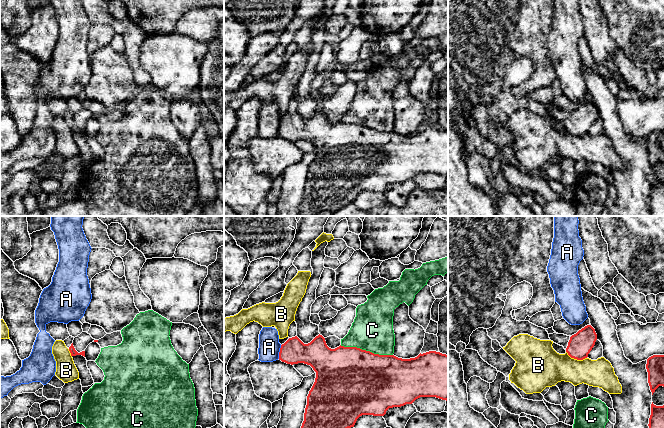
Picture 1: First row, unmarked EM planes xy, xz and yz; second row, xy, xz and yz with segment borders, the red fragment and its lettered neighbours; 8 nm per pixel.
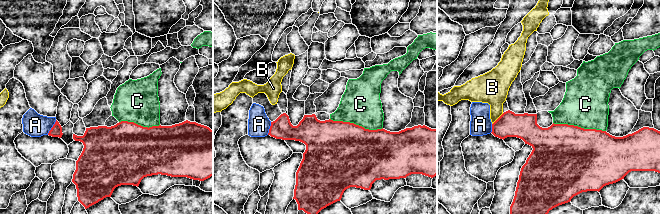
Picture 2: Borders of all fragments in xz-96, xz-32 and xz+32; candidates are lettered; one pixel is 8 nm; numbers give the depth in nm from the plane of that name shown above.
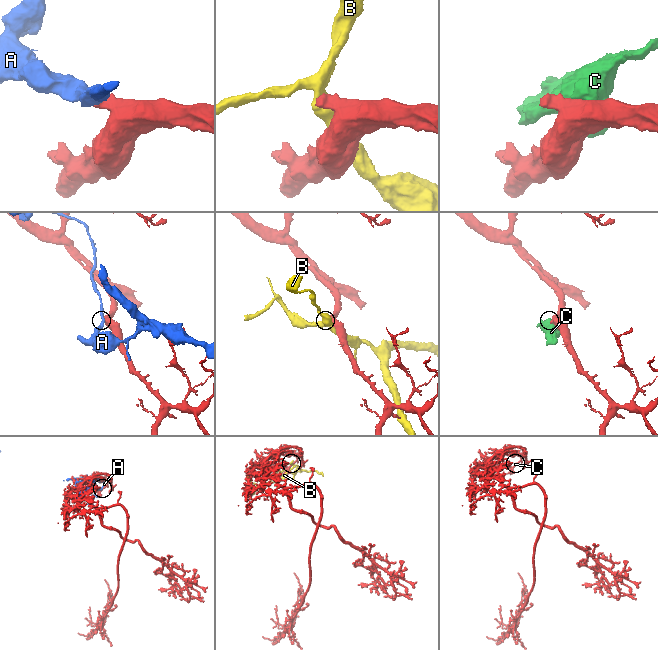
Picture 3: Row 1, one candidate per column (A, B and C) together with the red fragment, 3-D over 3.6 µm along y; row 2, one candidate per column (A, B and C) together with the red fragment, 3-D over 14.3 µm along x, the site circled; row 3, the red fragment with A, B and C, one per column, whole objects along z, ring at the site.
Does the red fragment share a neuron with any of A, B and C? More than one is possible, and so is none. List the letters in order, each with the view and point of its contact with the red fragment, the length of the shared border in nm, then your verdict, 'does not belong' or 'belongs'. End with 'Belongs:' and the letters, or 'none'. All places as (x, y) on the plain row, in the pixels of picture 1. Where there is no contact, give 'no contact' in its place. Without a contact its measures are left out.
A: contact xz (279, 128); length 110 nm; does not belong
B: contact yz (576, 134); length 180 nm; does not belong
C: contact xz (365, 126); length 440 nm; does not belong
Belongs: none

